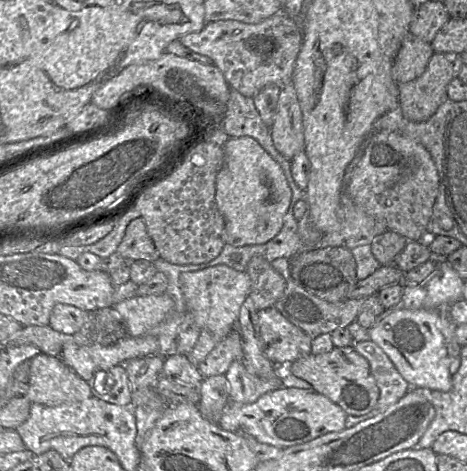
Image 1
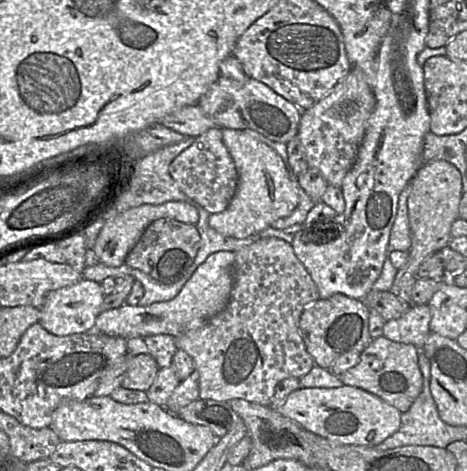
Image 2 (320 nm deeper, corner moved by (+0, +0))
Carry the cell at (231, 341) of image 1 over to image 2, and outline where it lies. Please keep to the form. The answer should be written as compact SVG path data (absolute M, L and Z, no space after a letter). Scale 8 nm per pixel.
M275 237L260 239L255 243L236 251L233 273L233 288L231 290L230 298L226 307L220 313L206 322L202 327L175 337L175 343L178 349L184 350L194 361L195 369L199 373L200 399L224 402L228 402L232 399L243 399L249 402L260 404L262 406L269 406L275 392L275 387L280 381L287 378L300 379L309 373L315 365L314 360L308 353L301 337L299 331L299 319L303 310L319 299L318 289L314 284L310 274L294 254L292 244Z

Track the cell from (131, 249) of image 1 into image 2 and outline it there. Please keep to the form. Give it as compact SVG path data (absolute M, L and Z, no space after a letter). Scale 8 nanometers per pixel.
M161 218L148 225L126 256L125 263L161 284L173 284L183 277L193 263L200 247L200 240L196 225L186 224L173 218Z

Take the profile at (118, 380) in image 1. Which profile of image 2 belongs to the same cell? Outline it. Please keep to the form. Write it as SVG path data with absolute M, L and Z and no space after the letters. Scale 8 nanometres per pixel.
M149 354L130 357L121 387L146 392L153 384L159 370L156 360Z

